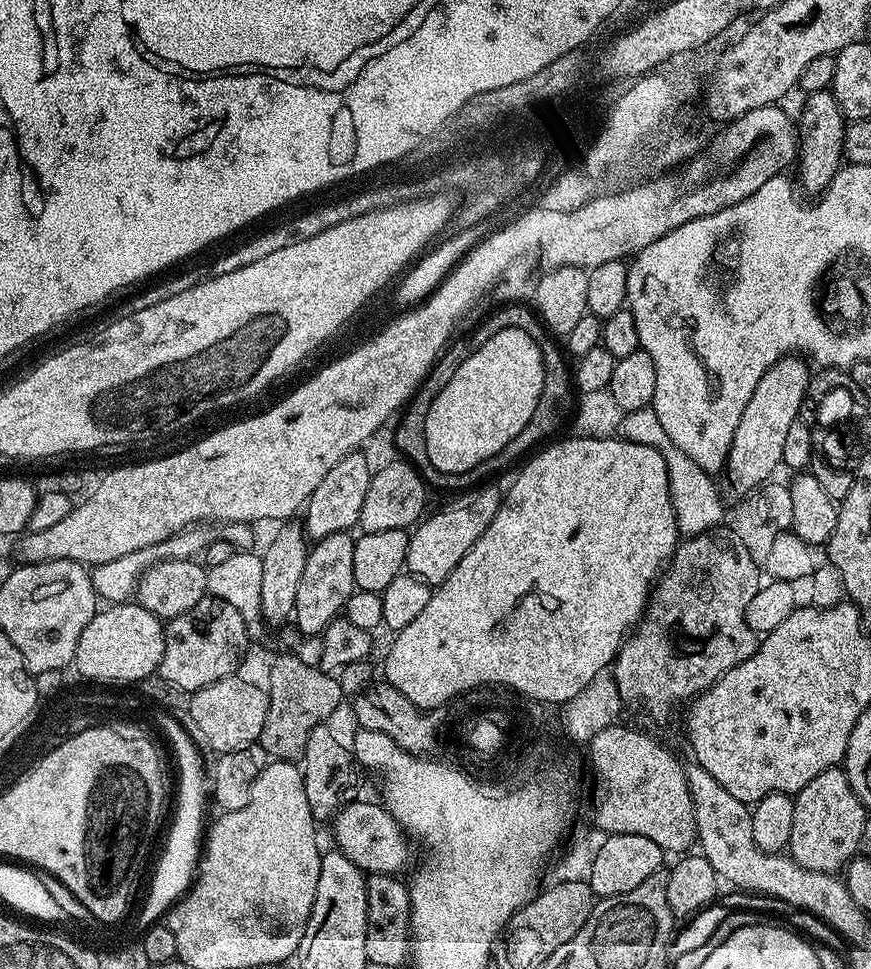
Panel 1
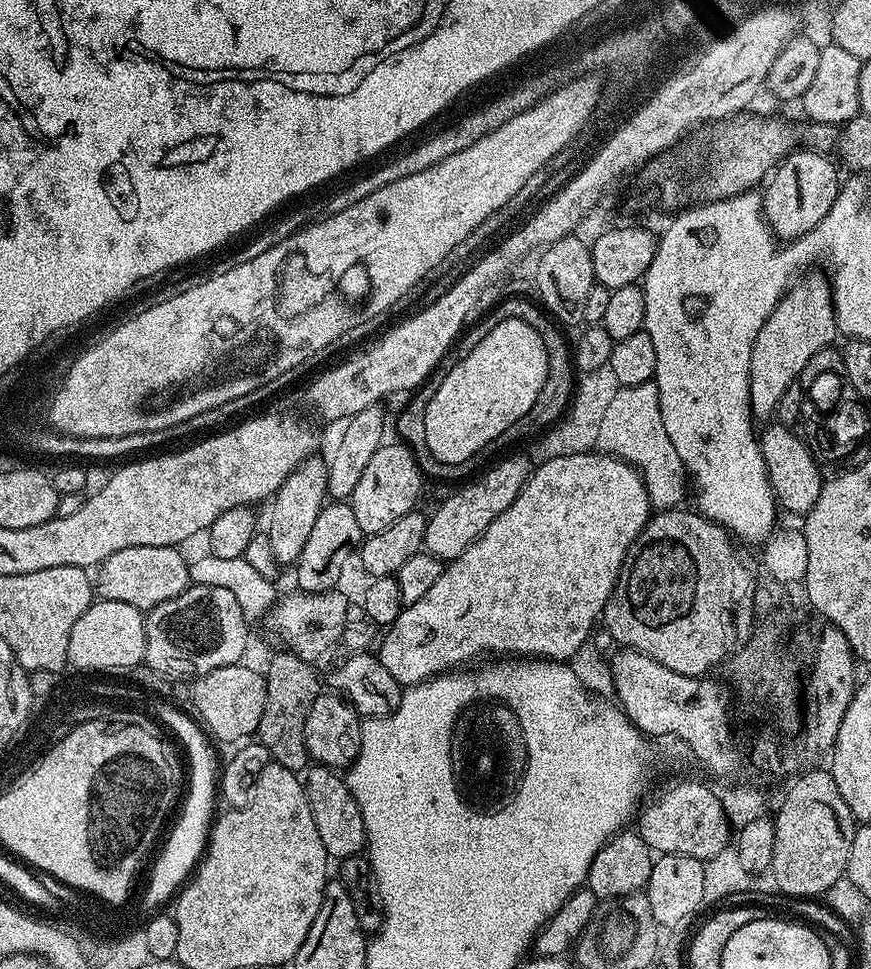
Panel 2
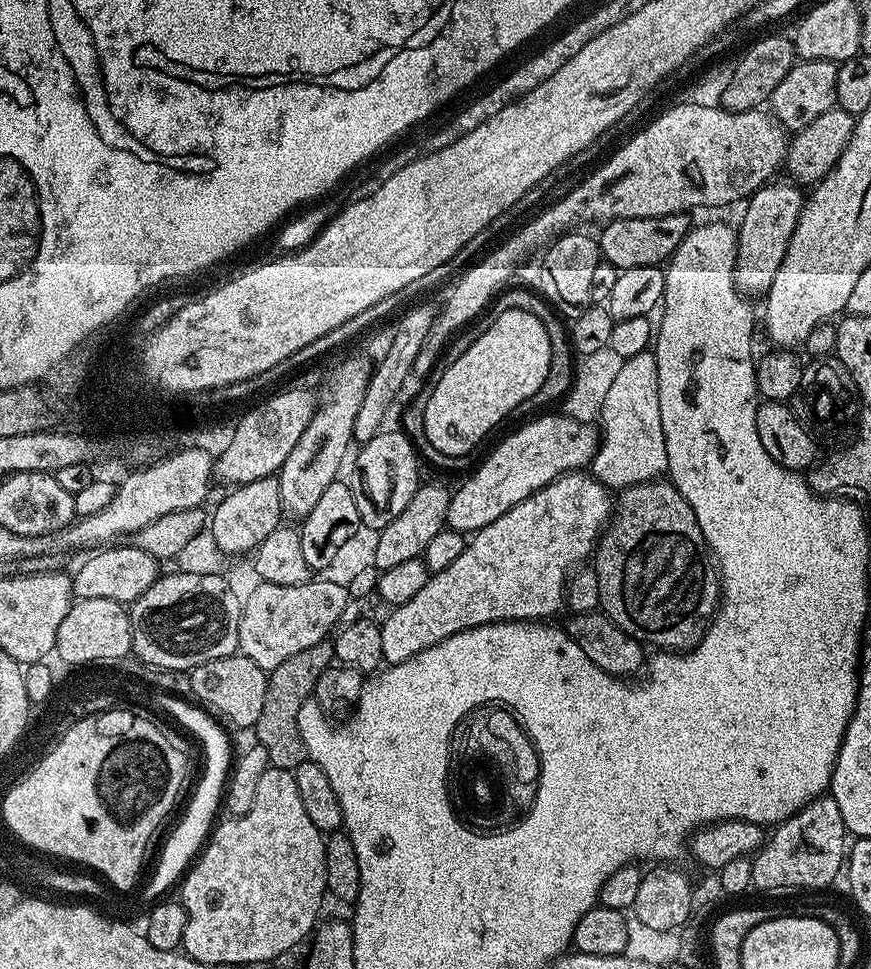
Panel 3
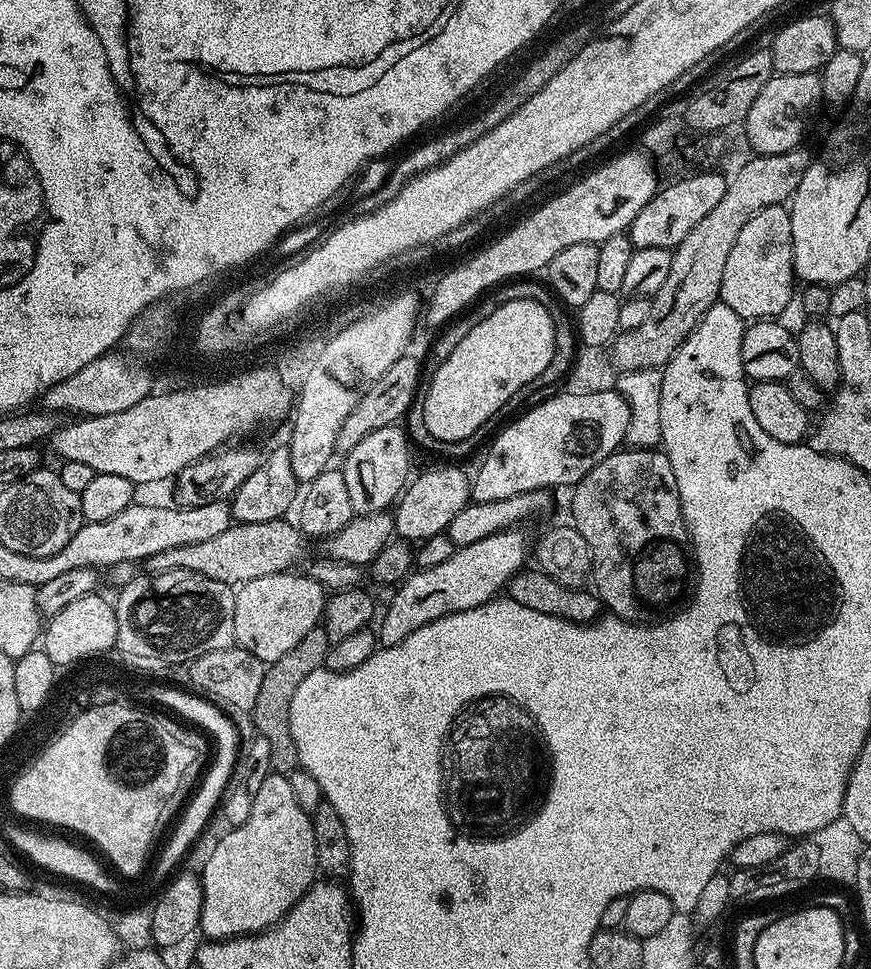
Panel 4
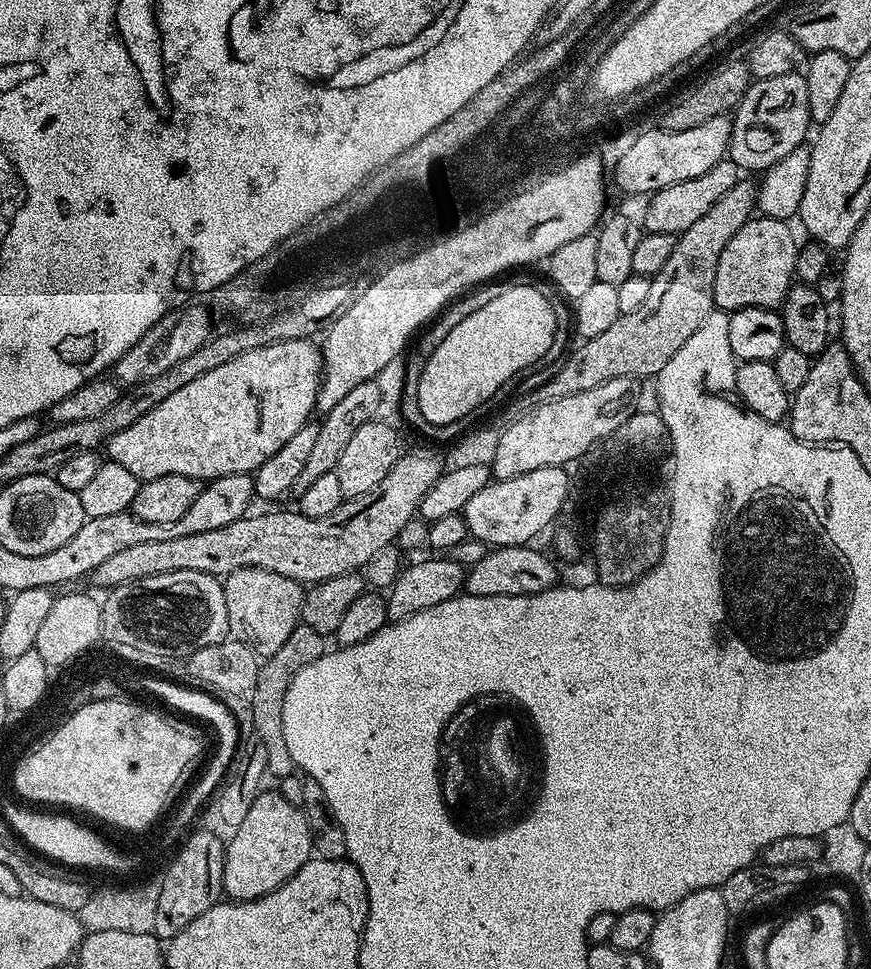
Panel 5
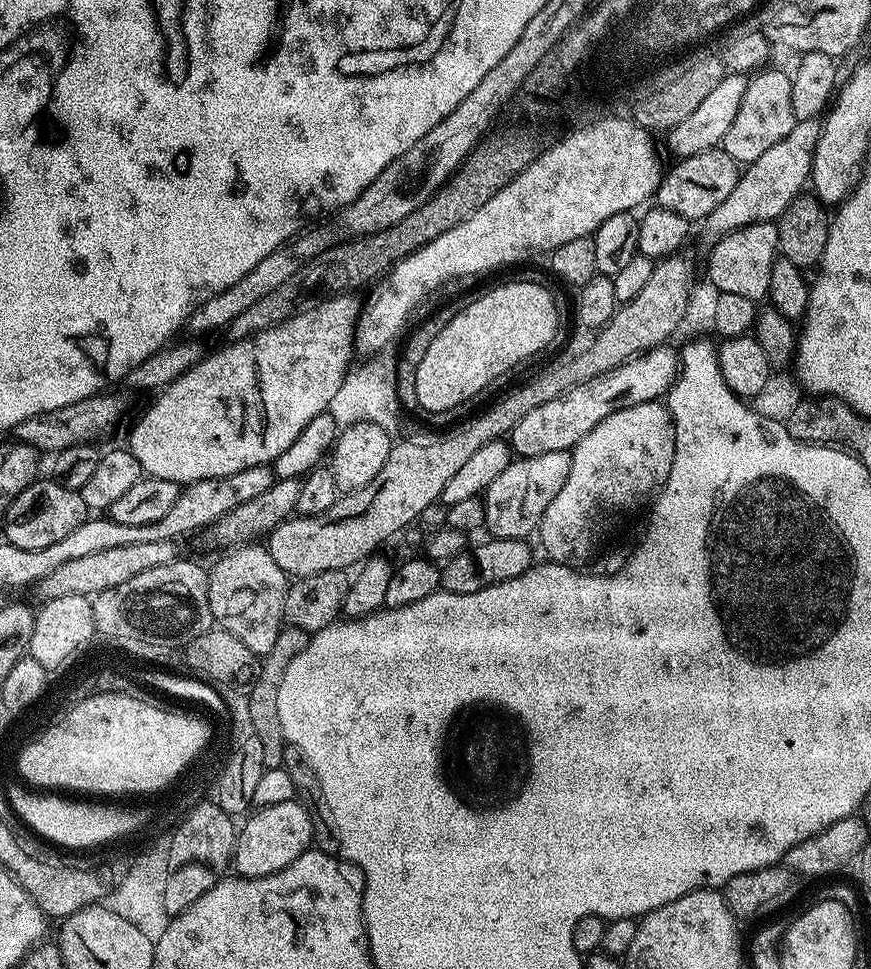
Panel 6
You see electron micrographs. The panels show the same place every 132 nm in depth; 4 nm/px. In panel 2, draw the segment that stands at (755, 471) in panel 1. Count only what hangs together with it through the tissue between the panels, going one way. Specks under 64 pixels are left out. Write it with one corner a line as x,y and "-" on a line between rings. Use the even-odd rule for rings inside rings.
812,270
804,274
809,276
801,275
789,287
778,302
778,306
774,306
770,318
762,322
762,330
758,330
758,338
754,338
754,350
750,350
750,374
746,377
746,389
750,392
750,406
753,417
757,421
764,419
767,421
775,413
778,400
782,398
782,394
786,394
786,390
792,384
799,381
802,370
806,370
806,362
810,362
810,358
814,358
818,350
829,347
835,341
832,339
837,339
836,307
832,304
832,286
829,277
823,271
820,271
821,273
816,271
820,270

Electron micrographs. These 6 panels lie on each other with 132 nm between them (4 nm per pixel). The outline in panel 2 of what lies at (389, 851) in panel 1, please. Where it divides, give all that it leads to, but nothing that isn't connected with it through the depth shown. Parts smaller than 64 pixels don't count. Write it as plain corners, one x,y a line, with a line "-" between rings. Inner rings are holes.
317,763
303,773
302,779
306,798
310,802
310,814
314,814
314,827
318,829
318,838
322,838
322,846
326,846
329,857
339,862
361,855
368,843
368,835
362,810
358,802
354,802
354,794
350,794
347,779
339,771

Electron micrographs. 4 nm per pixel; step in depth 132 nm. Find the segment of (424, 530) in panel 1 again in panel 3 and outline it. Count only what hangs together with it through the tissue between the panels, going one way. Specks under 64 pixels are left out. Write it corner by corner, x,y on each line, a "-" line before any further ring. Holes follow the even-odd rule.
563,414
557,416
540,416
537,420
532,420
529,424
521,426
517,432
512,432
464,481
460,484
460,489
455,489
450,498
450,510
448,511
447,527
453,528
456,532
465,534
475,534
480,529
490,526
494,518
502,518
510,506
530,498
538,490
545,488
547,484
552,484
560,476
565,476
567,472
584,470
592,463
596,452
599,450
601,433
595,423
584,423
576,421
572,417

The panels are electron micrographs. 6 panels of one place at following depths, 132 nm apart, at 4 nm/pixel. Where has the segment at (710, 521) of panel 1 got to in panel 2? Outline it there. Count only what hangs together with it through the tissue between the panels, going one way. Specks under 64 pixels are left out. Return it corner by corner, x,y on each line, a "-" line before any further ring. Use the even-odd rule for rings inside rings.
655,381
619,387
611,405
605,411
595,447
604,455
618,457
639,471
653,509
667,511
684,502
682,500
686,490
688,491
688,473
678,450
673,448
670,438
667,437

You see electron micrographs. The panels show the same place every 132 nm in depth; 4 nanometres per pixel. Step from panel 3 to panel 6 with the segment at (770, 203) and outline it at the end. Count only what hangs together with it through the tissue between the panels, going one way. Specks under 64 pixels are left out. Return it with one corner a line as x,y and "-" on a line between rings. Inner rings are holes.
758,222
747,224
711,245
712,253
708,256
708,280
713,284
716,292
739,294
757,302
763,301
768,295
770,286
770,266
774,264
778,255
778,230
775,223

